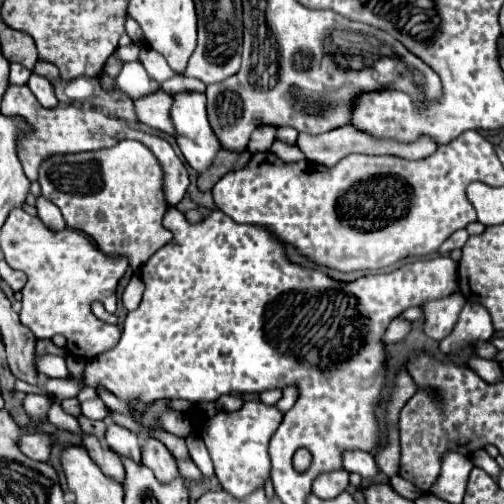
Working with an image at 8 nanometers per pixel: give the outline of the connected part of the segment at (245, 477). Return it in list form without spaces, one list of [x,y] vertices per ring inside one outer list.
[[[257,400],[245,402],[237,412],[219,412],[213,418],[205,420],[201,436],[205,446],[211,454],[215,474],[231,496],[245,498],[253,490],[261,488],[263,482],[269,478],[269,454],[267,446],[275,430],[283,420],[283,412],[277,406],[267,406]]]

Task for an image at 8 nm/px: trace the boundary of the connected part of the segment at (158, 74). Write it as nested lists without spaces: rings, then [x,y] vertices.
[[[142,47],[139,60],[145,67],[148,75],[151,78],[155,78],[157,82],[163,82],[169,76],[175,76],[175,72],[169,68],[169,64],[151,48]]]

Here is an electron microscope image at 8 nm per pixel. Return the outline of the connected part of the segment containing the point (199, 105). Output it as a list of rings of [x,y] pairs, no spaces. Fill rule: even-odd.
[[[177,92],[171,104],[171,122],[175,140],[191,168],[203,172],[221,150],[205,116],[205,94]]]

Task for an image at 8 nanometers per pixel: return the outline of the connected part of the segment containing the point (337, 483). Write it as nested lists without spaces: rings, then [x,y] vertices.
[[[333,470],[333,472],[325,472],[321,476],[317,476],[313,480],[313,494],[319,498],[333,498],[339,496],[341,490],[345,490],[349,484],[349,474],[345,470]]]

